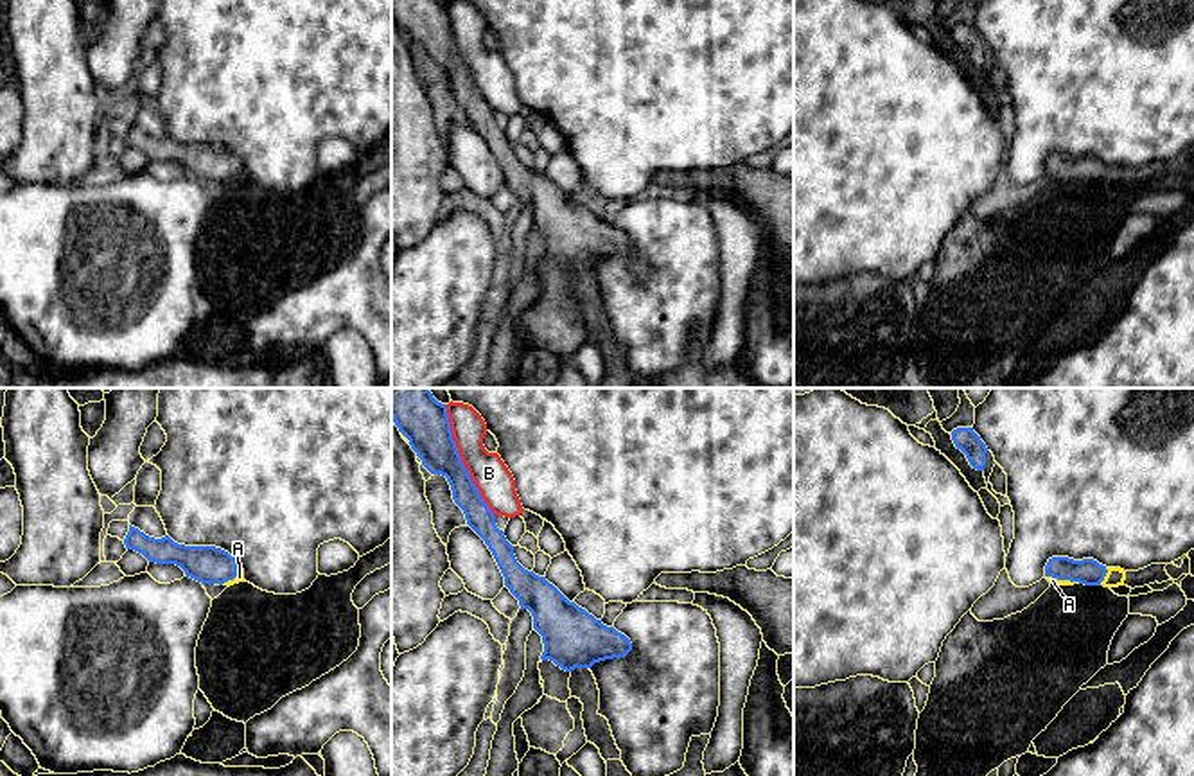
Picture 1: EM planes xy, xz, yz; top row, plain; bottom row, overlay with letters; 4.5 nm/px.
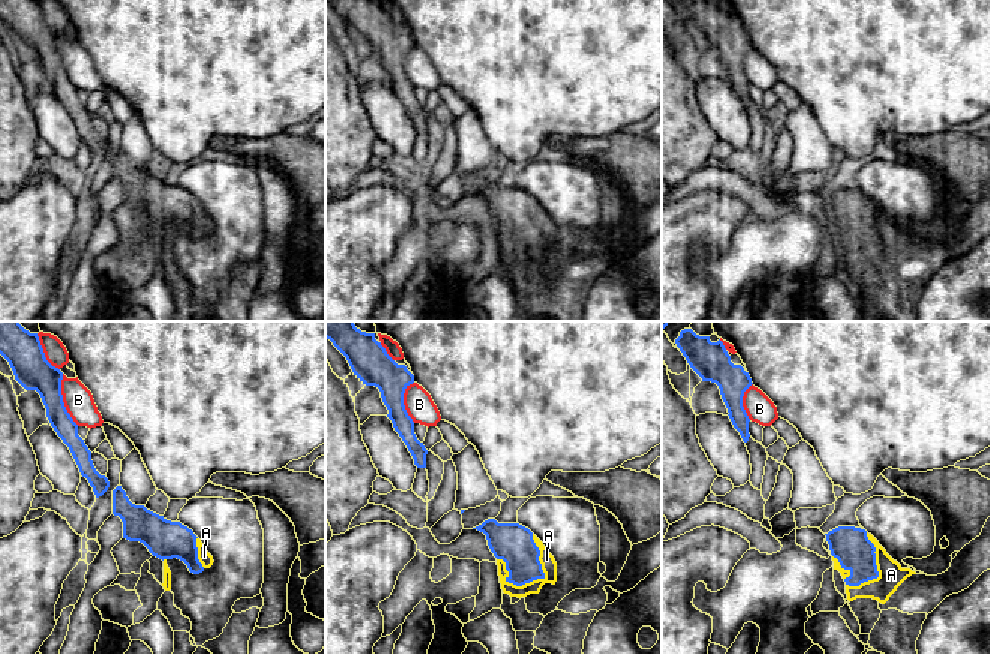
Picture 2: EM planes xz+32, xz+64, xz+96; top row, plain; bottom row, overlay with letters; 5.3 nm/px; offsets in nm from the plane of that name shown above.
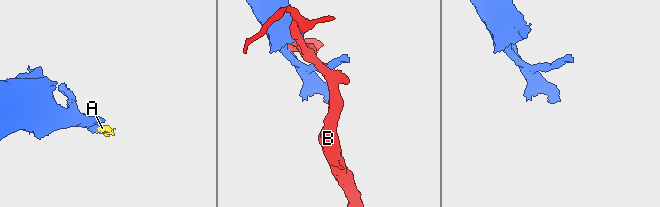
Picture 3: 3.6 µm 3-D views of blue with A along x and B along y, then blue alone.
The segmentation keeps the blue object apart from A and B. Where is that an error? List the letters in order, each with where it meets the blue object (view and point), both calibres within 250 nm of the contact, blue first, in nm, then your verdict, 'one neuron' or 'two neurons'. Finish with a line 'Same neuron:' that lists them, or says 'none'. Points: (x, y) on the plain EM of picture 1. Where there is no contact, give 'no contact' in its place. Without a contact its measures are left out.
A: xy (232, 176) | 170/40 nm | one neuron
B: xz (460, 58) | 200/160 nm | two neurons
Same neuron: A

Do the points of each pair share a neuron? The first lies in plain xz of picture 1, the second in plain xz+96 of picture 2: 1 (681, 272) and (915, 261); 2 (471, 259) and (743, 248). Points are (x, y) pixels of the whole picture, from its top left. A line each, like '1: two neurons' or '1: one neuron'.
1: two neurons
2: two neurons

